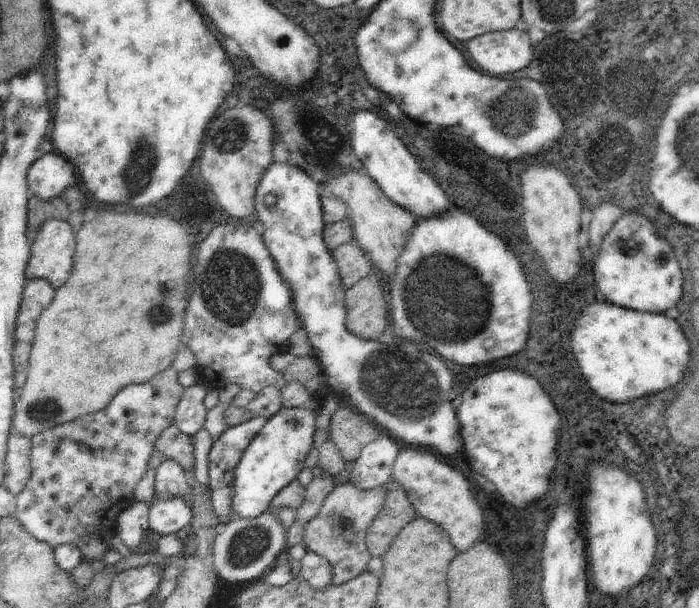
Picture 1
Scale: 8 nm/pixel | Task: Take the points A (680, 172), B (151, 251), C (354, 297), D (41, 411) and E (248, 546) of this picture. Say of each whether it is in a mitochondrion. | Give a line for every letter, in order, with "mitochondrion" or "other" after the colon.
A: mitochondrion
B: other
C: other
D: mitochondrion
E: mitochondrion

